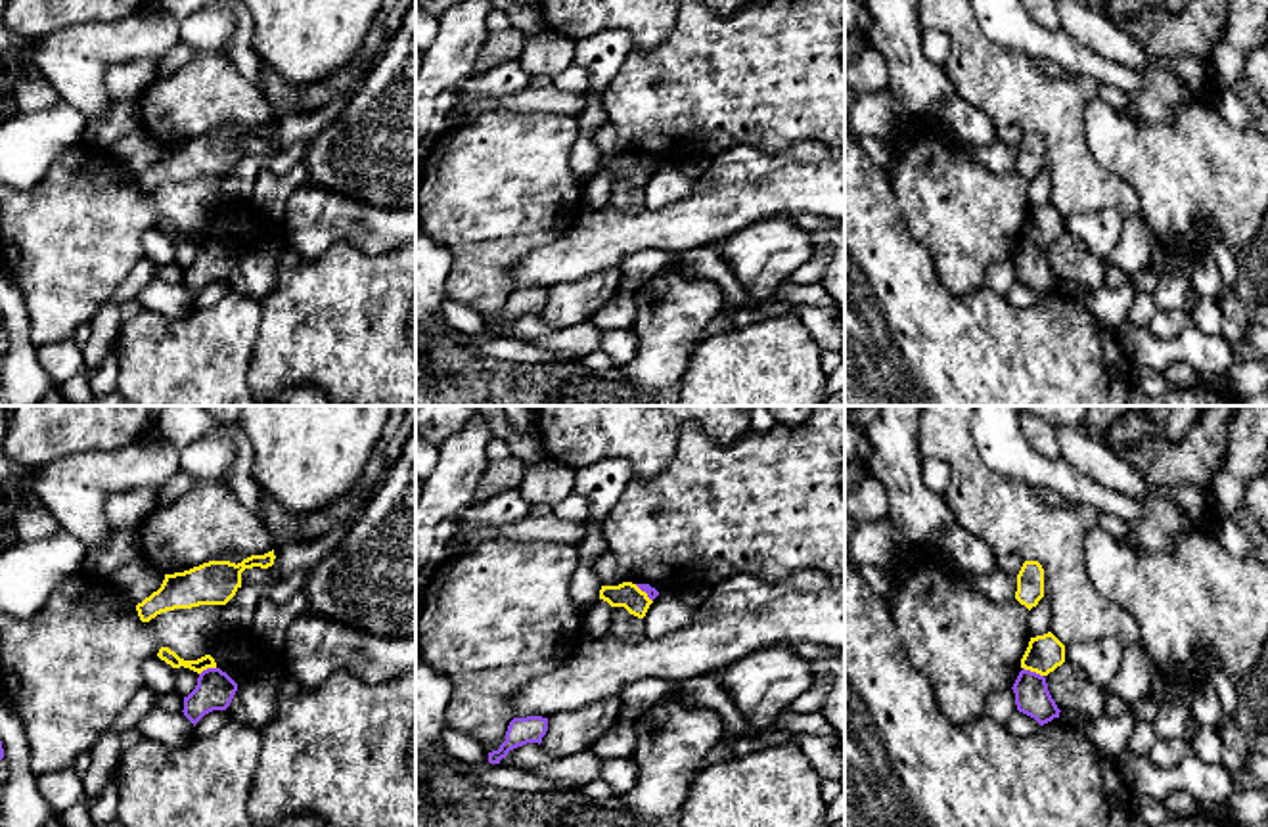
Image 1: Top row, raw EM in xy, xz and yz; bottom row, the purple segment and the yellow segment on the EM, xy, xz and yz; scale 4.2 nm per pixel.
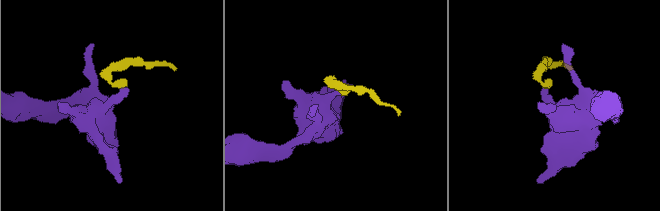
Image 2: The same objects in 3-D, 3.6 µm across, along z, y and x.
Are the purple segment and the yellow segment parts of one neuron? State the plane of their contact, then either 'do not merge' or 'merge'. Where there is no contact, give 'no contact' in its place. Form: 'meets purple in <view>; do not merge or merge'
meets purple in yz; do not merge

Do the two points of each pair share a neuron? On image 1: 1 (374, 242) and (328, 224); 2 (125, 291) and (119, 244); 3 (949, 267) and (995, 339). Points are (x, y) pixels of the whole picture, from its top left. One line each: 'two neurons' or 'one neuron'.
1: one neuron
2: two neurons
3: two neurons

